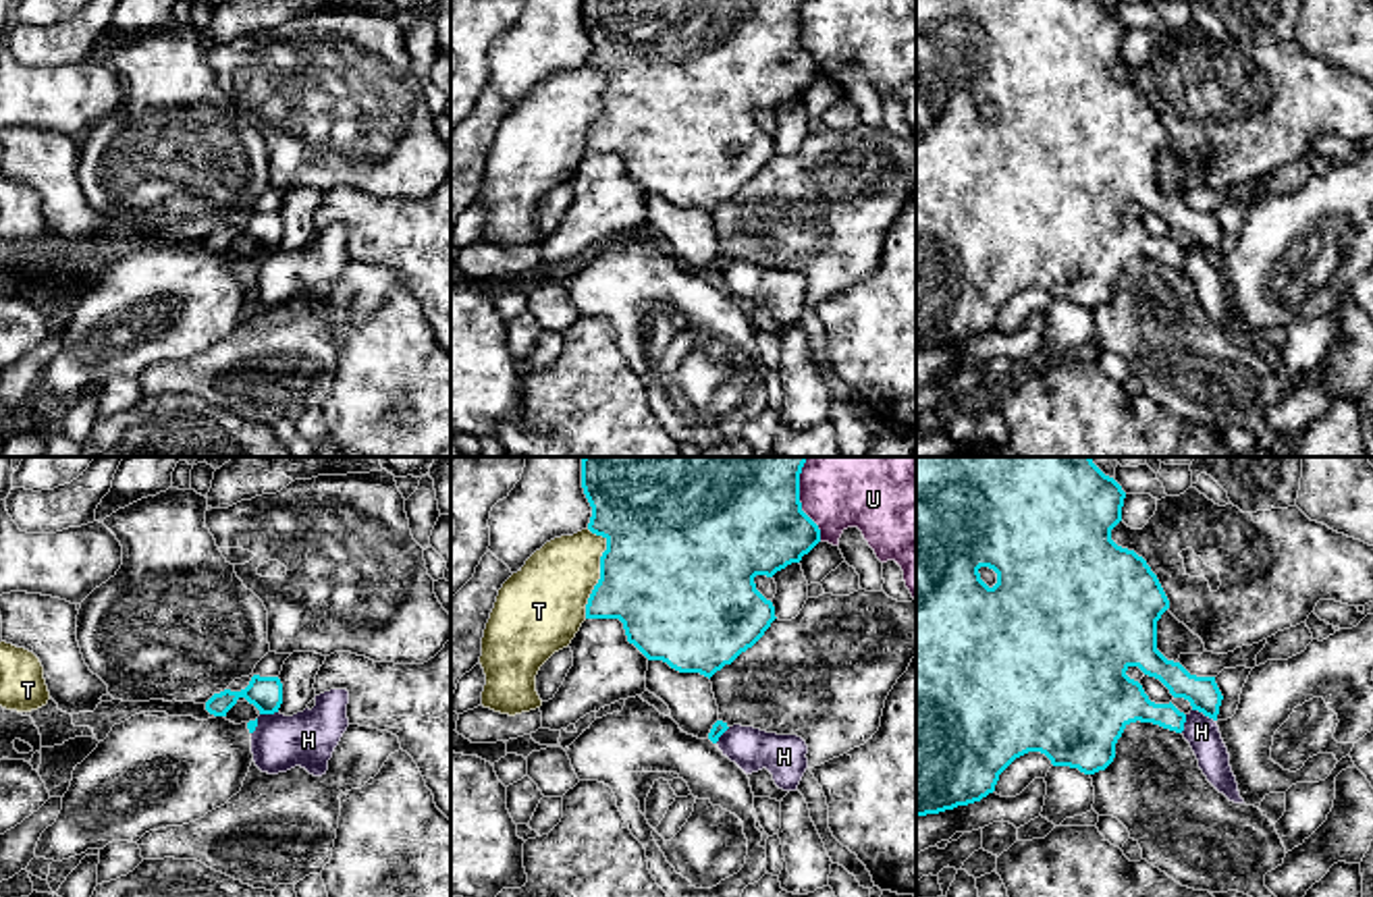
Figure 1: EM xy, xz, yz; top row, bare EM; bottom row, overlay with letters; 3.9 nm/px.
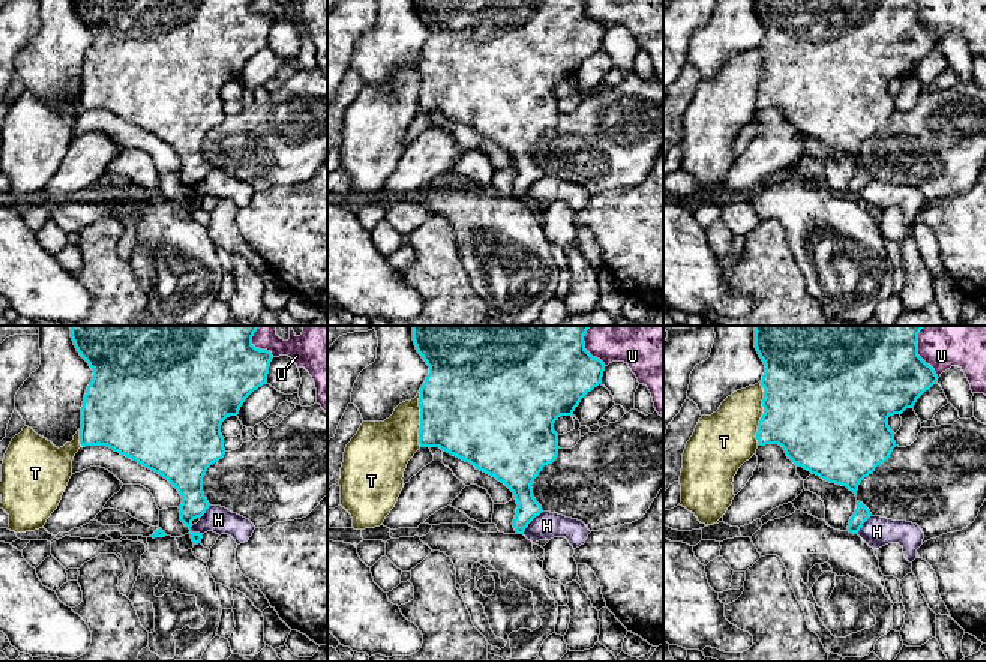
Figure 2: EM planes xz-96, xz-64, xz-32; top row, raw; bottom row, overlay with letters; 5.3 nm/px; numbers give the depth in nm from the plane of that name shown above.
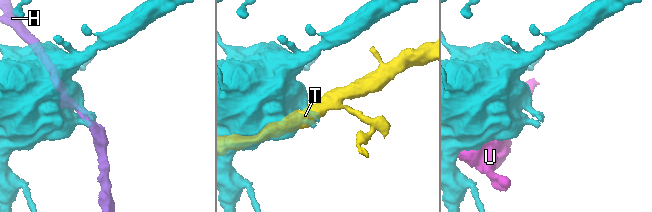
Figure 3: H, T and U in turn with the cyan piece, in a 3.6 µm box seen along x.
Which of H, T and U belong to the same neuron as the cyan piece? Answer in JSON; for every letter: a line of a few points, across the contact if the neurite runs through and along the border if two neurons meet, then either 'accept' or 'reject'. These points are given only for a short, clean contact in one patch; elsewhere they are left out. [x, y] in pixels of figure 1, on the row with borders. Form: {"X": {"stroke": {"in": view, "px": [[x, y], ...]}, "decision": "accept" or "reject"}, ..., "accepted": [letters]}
{"H": {"stroke": {"in": "yz", "px": [[1193, 709], [1214, 721]]}, "decision": "reject"}, "T": {"decision": "reject"}, "U": {"decision": "reject"}, "accepted": []}

